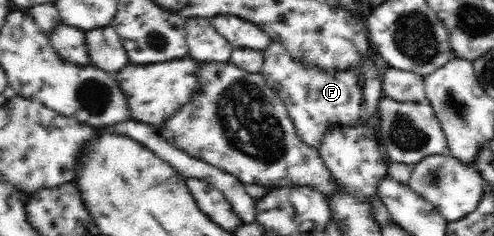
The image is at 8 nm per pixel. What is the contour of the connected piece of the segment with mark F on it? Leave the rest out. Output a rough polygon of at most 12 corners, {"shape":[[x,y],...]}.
{"shape":[[277,41],[260,74],[299,139],[367,123],[383,94],[374,60],[343,72],[293,61]]}

